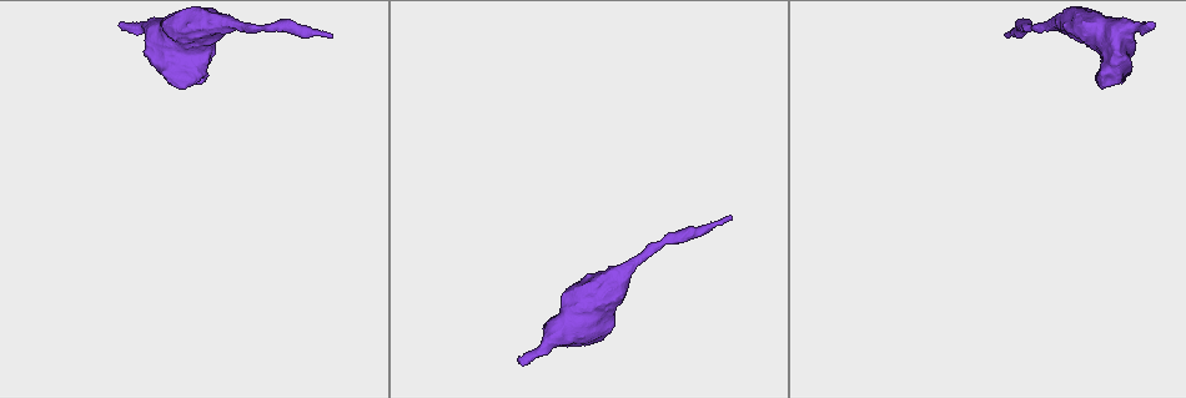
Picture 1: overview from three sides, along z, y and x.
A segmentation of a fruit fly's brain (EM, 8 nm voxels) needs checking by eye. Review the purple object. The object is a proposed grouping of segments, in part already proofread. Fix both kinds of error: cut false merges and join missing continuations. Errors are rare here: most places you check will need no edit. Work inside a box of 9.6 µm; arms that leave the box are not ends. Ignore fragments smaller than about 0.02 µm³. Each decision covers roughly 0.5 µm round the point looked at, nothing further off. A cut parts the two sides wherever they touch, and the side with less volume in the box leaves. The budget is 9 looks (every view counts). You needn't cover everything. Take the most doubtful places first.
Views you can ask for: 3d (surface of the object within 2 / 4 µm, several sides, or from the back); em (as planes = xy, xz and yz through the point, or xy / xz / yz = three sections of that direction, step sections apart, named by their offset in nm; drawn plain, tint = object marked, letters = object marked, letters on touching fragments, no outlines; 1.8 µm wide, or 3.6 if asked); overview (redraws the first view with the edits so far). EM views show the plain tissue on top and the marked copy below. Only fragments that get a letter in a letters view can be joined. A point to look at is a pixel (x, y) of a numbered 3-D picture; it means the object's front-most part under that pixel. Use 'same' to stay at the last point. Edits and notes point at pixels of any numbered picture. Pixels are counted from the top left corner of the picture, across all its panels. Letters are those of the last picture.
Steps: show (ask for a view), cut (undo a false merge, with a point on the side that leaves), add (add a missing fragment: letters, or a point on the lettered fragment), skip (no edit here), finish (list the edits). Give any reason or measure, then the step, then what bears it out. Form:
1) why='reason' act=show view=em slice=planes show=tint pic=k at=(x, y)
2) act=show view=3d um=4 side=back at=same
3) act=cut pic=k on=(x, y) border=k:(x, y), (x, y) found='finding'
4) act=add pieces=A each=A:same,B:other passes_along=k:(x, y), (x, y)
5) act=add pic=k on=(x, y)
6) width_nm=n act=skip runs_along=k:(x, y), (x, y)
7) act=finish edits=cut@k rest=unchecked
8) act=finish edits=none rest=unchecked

why='free end' act=show view=3d um=2 side=back pic=1 at=(122, 21)

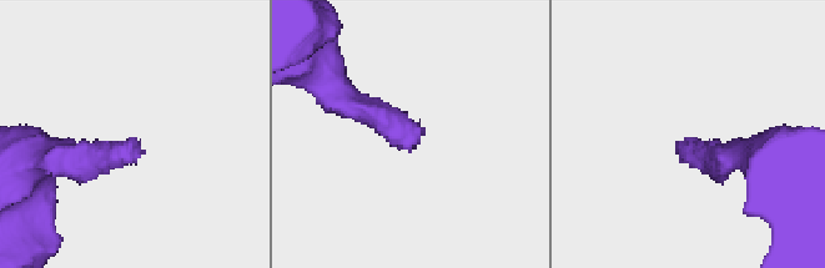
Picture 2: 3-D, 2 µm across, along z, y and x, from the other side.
act=show view=em slice=xz step=4 show=letters pic=2 at=(677, 143)

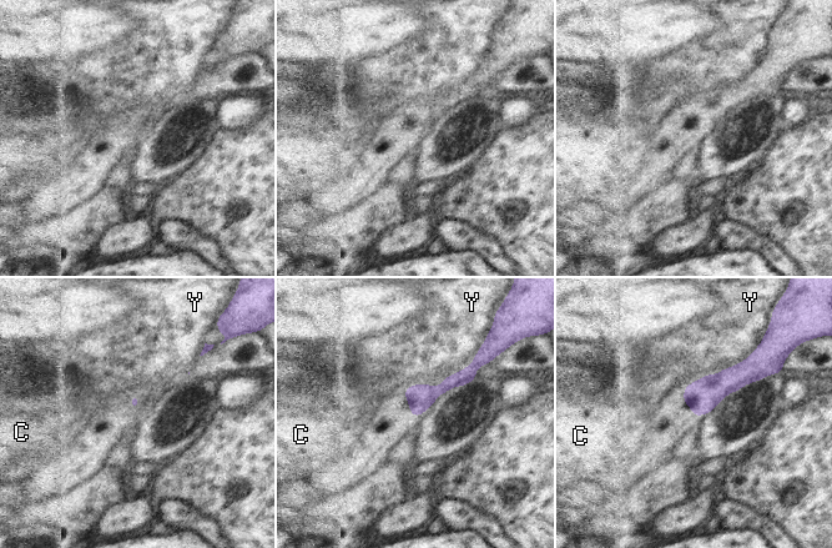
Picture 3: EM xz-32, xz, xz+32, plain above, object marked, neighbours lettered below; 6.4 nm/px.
longest_contact=Y:100nm act=skip each=C:other,Y:other found='no lettered fragment goes on from it'

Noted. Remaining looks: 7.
why='free end' act=show view=em slice=xz step=4 show=tint pic=1 at=(729, 215)

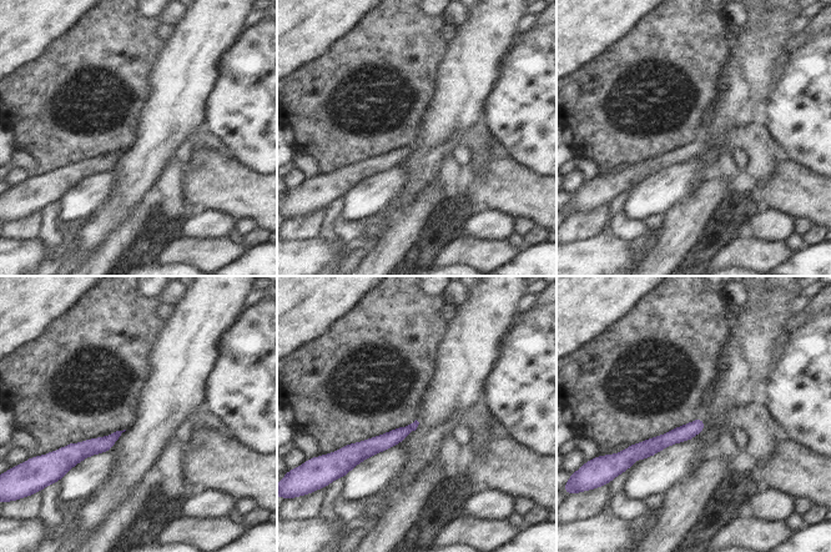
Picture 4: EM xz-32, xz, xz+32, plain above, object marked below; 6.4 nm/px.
act=show view=em slice=yz step=8 show=letters at=same

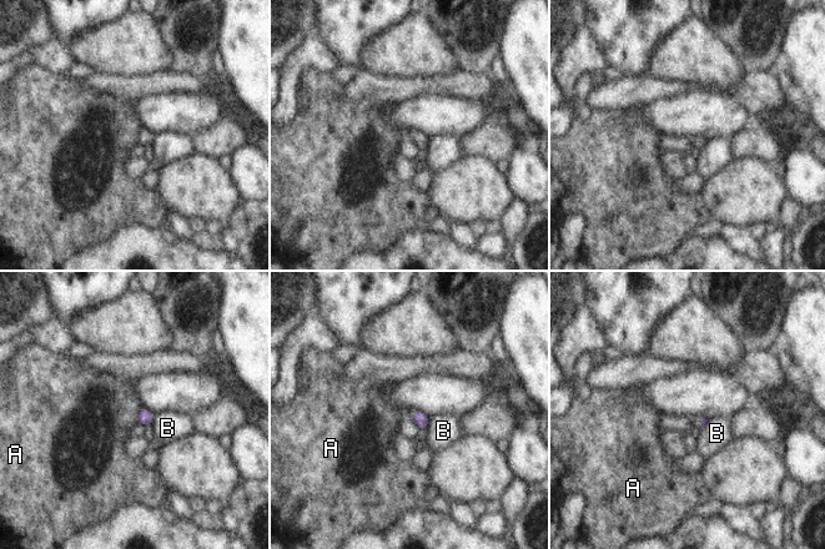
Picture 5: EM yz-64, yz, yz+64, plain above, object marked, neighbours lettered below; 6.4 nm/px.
act=skip each=A:other,B:other border=5:(141, 406), (136, 422) found='none of them fits'

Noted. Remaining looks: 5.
why='calibre changes' act=show view=3d um=4 pic=1 at=(663, 244)

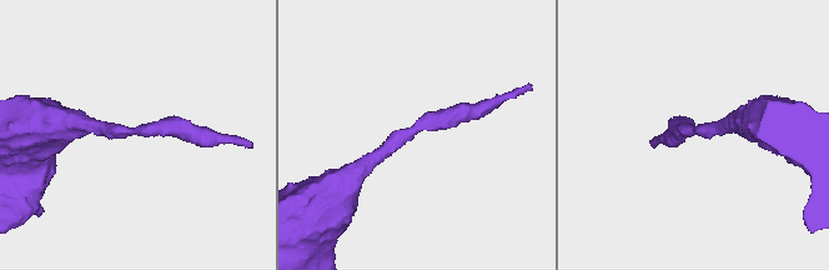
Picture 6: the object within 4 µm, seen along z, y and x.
act=show view=em slice=yz step=8 show=tint pic=6 at=(695, 131)

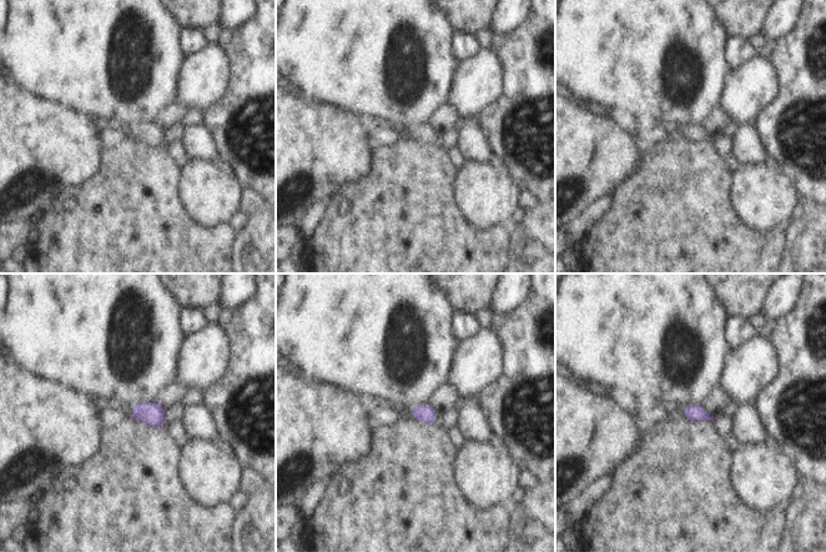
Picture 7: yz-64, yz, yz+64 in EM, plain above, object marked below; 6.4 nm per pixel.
act=show view=em slice=planes show=letters at=same

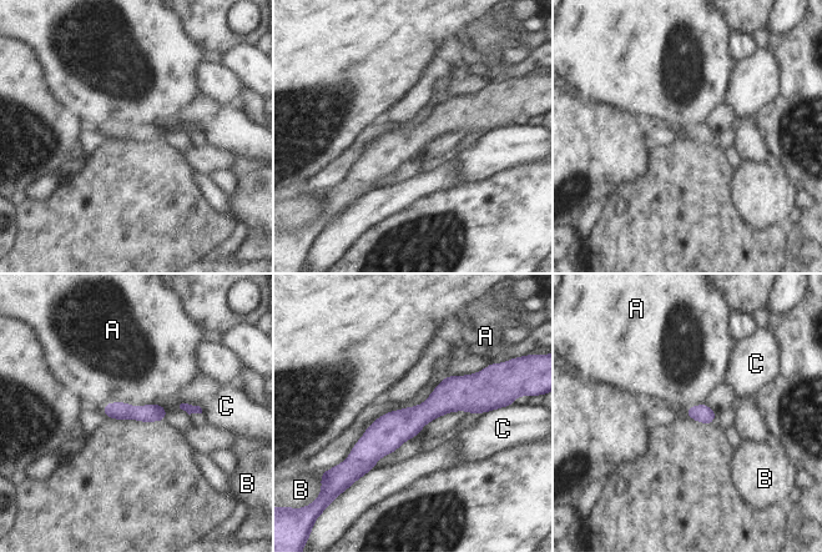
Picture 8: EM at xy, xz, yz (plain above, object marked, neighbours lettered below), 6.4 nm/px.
longest_contact=A:360nm act=skip each=A:other,B:other,C:other runs_along=8:(488, 407), (439, 402), (352, 456) found='continuous, no second neuron'

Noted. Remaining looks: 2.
why='thick turns thin' act=show view=em um=3.6 slice=planes show=tint pic=1 at=(174, 59)

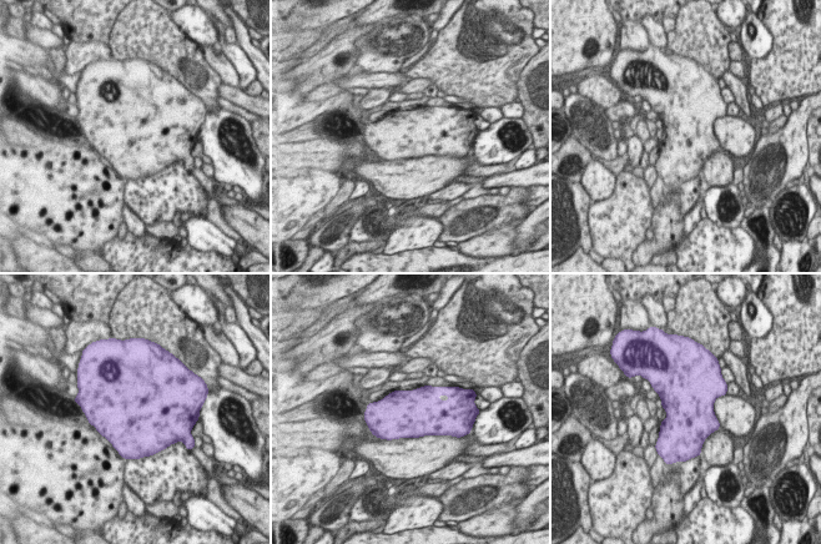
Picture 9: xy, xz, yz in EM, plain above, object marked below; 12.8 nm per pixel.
act=show view=em um=3.6 slice=planes show=letters at=same

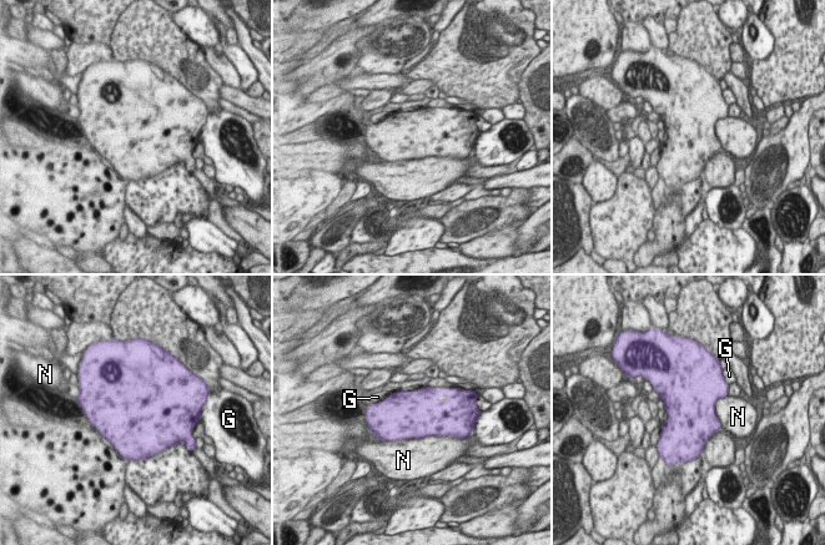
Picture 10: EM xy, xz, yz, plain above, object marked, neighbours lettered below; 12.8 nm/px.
width_nm=600 act=skip each=G:other,N:other border=10:(449, 435), (392, 440), (376, 438) found='one neuron here'

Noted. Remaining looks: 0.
act=finish edits=none rest=unchecked

